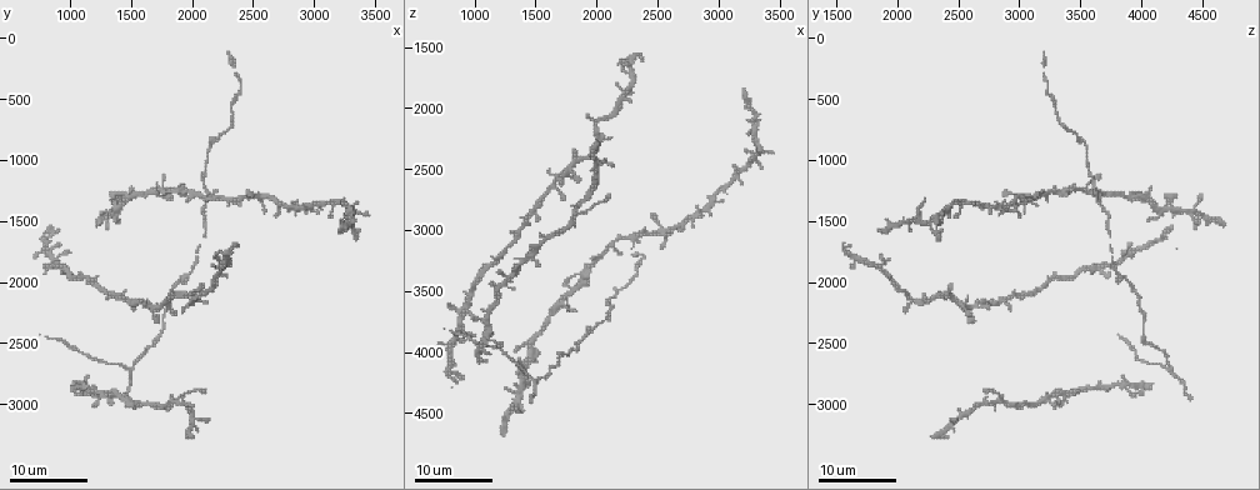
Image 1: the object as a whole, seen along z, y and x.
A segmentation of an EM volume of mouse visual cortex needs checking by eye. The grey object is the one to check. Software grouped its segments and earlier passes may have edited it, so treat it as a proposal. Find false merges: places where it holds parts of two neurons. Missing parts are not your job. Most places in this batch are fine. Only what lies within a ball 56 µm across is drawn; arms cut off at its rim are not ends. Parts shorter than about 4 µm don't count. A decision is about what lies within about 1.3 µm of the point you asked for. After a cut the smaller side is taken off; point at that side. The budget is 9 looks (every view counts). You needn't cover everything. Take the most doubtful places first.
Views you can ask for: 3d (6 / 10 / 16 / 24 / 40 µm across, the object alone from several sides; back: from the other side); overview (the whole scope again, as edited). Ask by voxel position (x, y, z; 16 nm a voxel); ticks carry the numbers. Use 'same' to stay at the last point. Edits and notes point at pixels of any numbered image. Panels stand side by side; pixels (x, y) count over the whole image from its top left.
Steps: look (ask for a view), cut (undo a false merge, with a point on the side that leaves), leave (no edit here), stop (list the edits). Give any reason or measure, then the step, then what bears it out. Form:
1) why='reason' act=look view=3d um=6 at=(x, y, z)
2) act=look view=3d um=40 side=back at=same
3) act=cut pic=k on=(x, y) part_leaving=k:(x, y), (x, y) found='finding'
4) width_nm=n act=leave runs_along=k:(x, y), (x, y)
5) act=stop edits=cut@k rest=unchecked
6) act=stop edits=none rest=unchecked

why='three arms meet' act=look view=3d um=16 at=(1820, 2960, 2860)

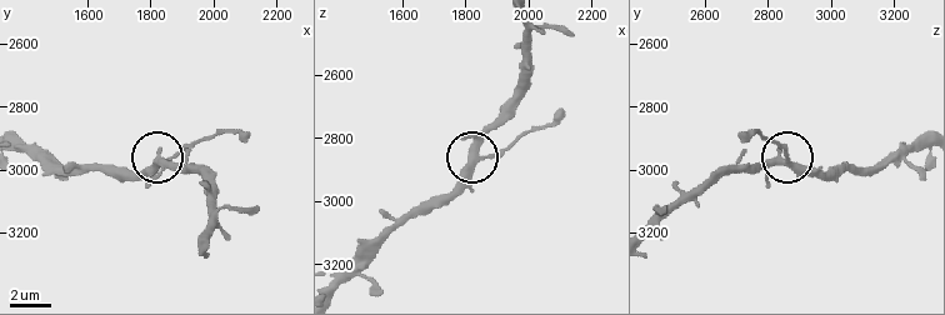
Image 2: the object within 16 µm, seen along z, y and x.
act=look view=3d um=6 at=(1840, 2970, 2850)

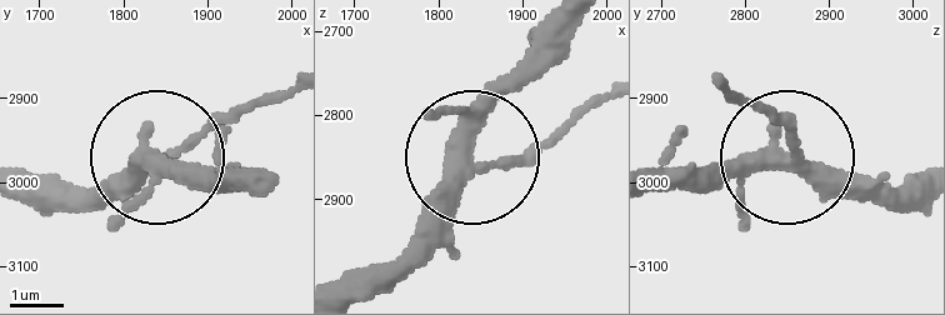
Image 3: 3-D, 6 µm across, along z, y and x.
side_arm_um=6 act=leave found='all the same neuron'

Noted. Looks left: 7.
why='four or more arms meet' act=look view=3d um=16 at=(1320, 1440, 4340)

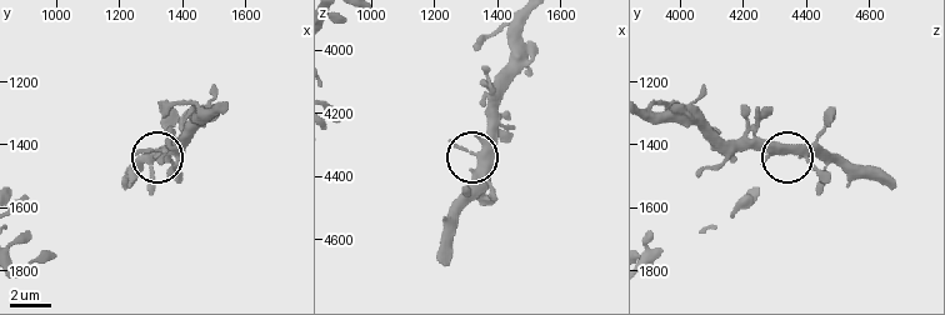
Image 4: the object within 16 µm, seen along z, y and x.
act=look view=3d um=10 at=(1340, 1420, 4330)

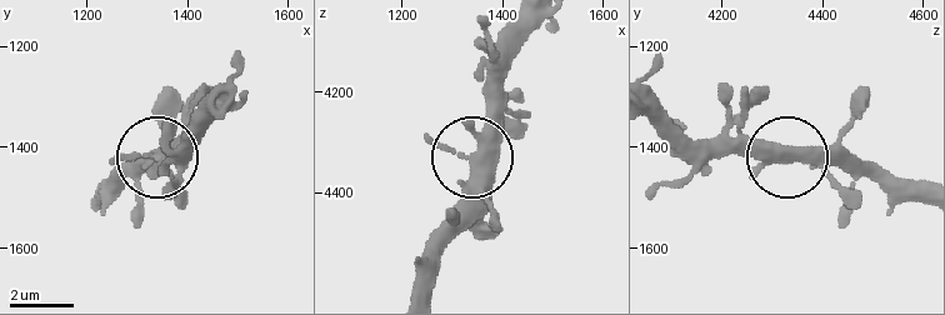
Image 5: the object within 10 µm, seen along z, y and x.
arms=4 act=leave runs_along=5:(536, 21), (506, 63), (504, 119), (475, 159), (459, 236) found='continuous, no second neuron'

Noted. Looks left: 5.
why='branch point' act=look view=3d um=24 at=(1480, 2720, 4220)

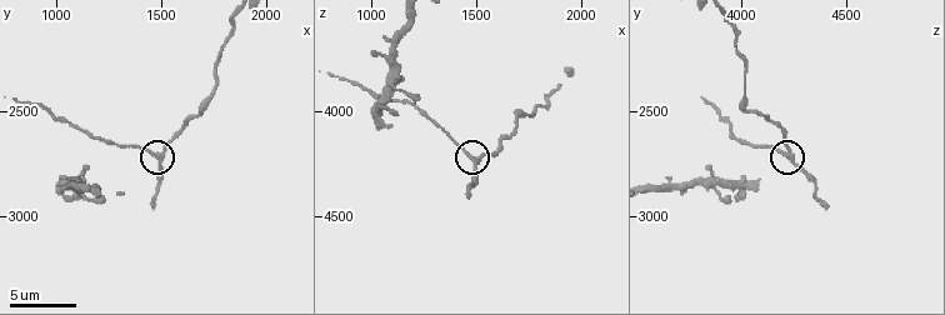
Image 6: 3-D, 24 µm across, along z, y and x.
why='zoom in' act=look view=3d um=10 at=(1480, 2710, 4240)

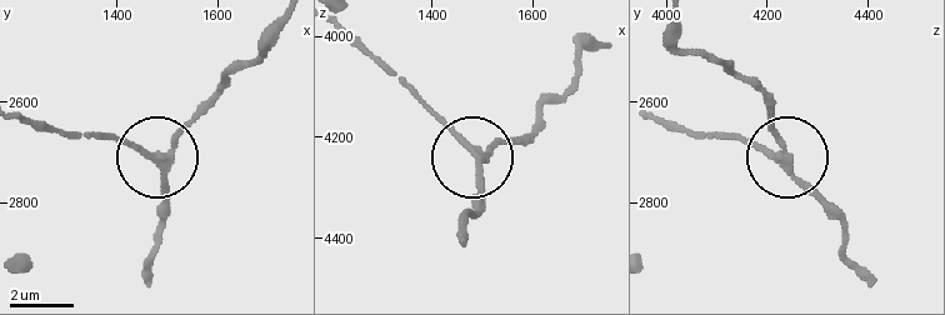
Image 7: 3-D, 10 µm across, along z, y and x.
arms=3 act=leave runs_along=7:(285, 23), (215, 88), (161, 160), (168, 214) found='one neuron here'

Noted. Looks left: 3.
why='four-way junction' act=look view=3d um=16 at=(1760, 1220, 3520)

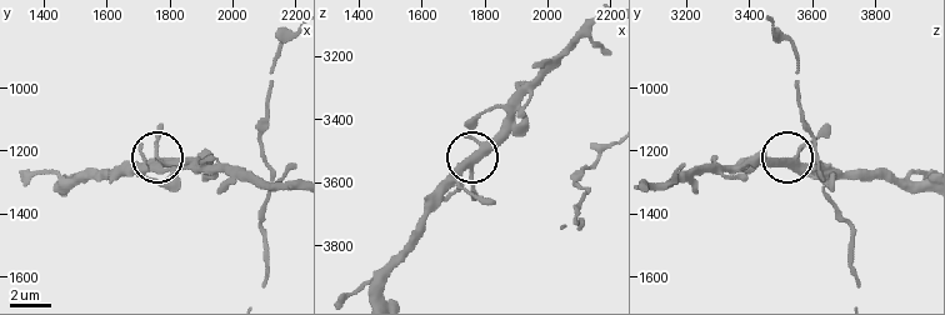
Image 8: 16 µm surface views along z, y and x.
act=look view=3d um=10 at=(1770, 1230, 3510)

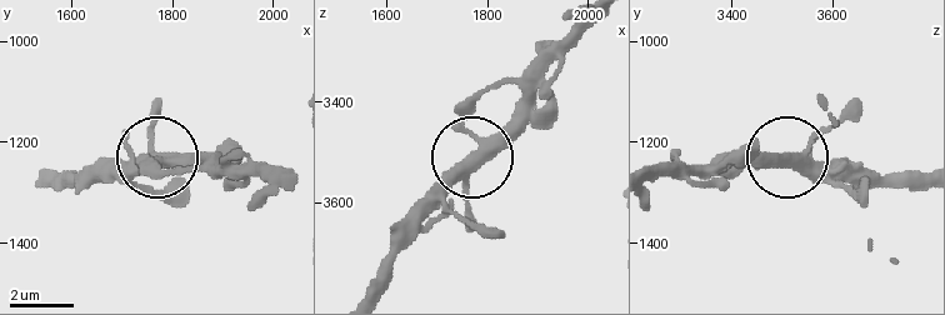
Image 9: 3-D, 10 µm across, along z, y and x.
arms=4 act=leave found='continuous, no second neuron'

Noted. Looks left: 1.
act=stop edits=none rest=unchecked

